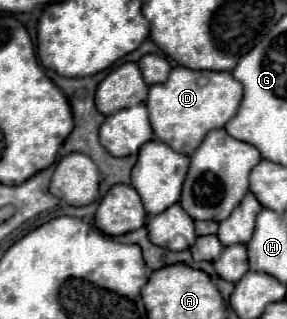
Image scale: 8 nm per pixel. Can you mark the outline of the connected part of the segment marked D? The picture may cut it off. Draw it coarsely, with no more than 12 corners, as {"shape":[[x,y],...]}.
{"shape":[[176,66],[146,98],[154,136],[188,156],[236,114],[230,72]]}

